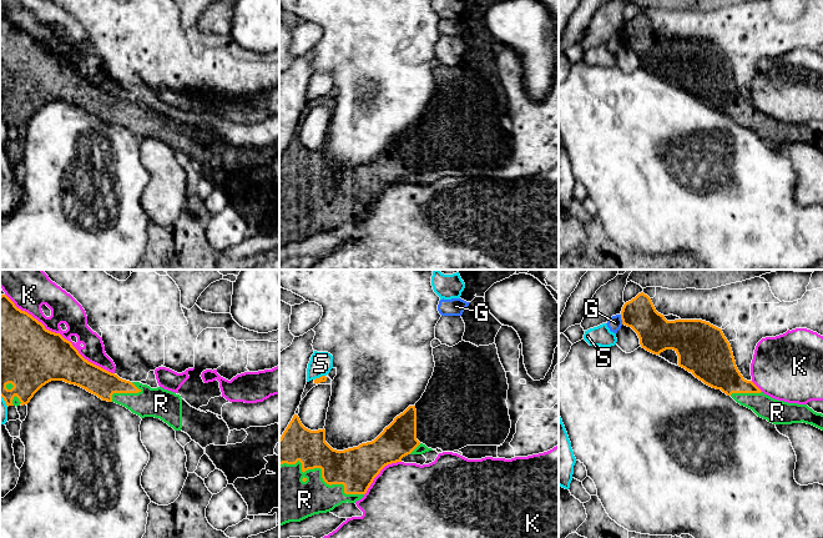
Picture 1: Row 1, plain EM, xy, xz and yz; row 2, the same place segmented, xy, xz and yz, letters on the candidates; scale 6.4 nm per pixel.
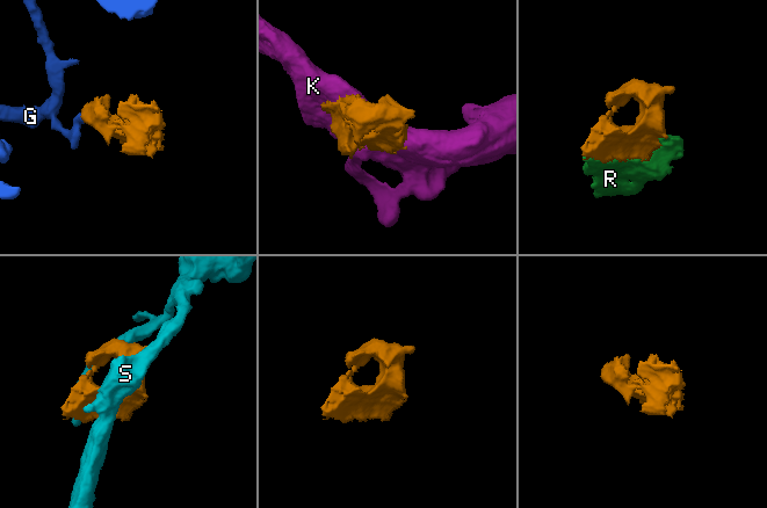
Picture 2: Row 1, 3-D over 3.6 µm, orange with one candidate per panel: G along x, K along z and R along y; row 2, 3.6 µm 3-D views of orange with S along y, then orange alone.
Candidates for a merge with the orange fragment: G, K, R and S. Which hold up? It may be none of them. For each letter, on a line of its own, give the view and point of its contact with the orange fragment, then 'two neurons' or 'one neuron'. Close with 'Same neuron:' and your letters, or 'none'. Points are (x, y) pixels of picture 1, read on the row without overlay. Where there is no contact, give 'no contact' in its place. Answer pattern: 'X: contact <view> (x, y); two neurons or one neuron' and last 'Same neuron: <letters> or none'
G: contact yz (621, 39); two neurons
K: contact xy (59, 54); two neurons
R: contact xz (322, 194); one neuron
S: contact xy (4, 120); two neurons
Same neuron: R

